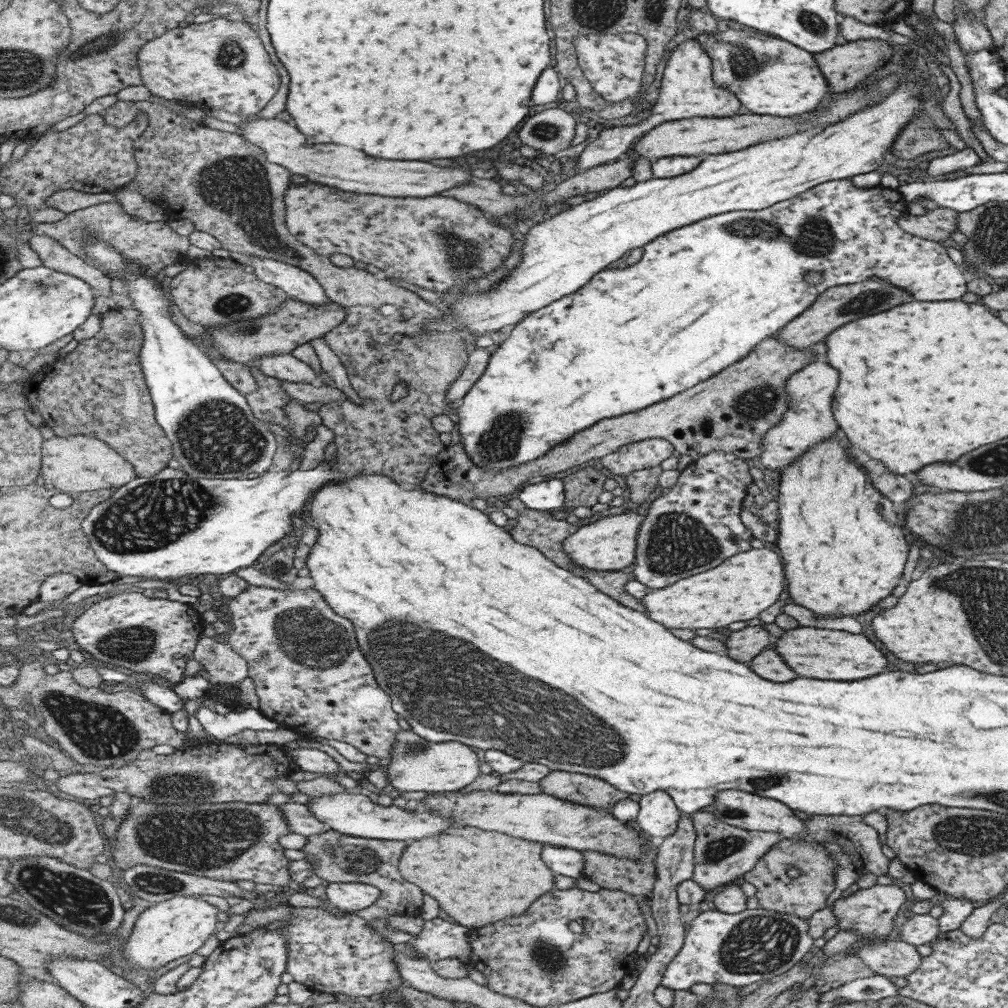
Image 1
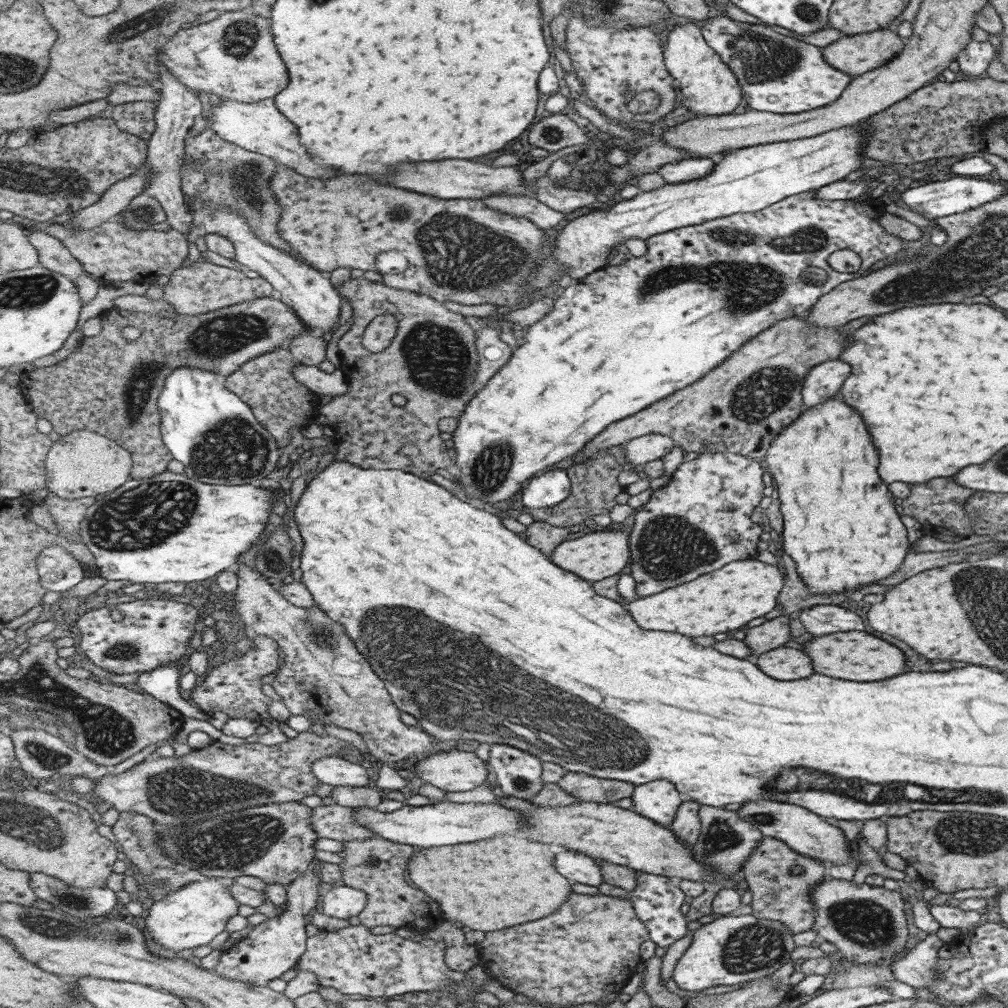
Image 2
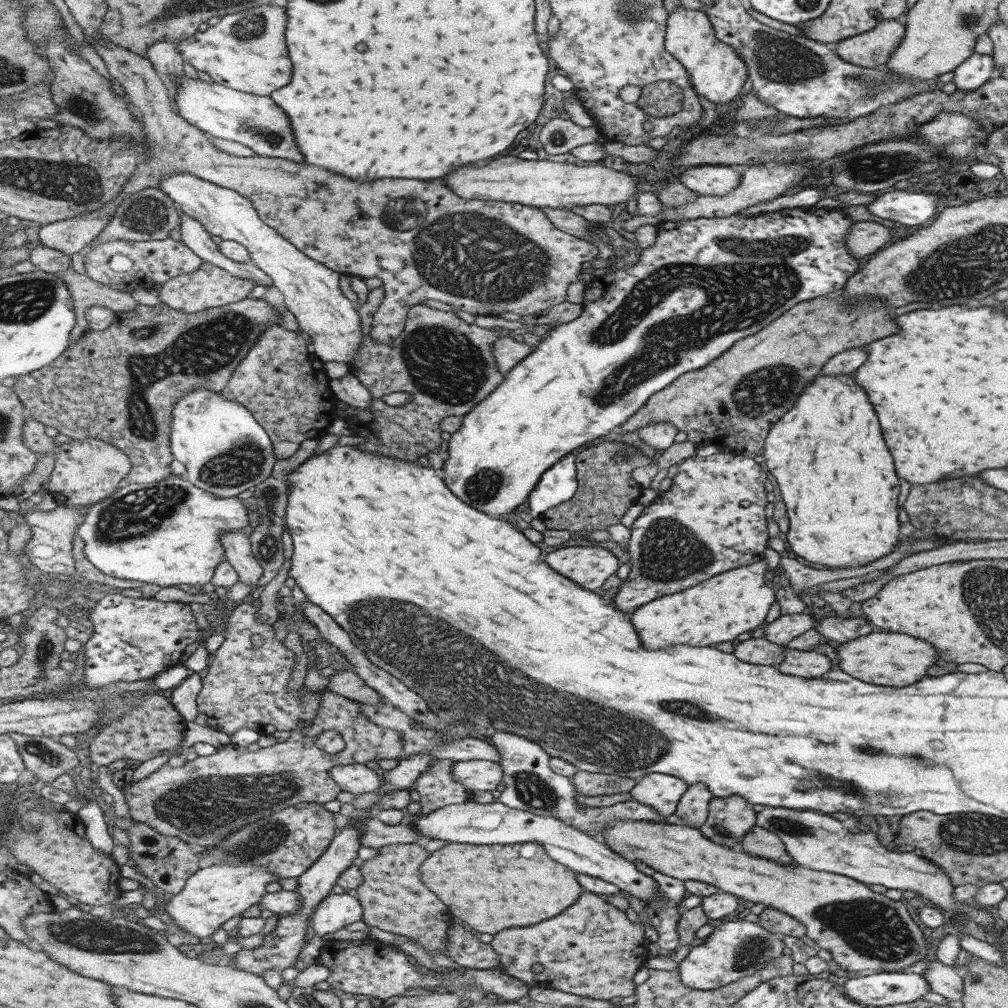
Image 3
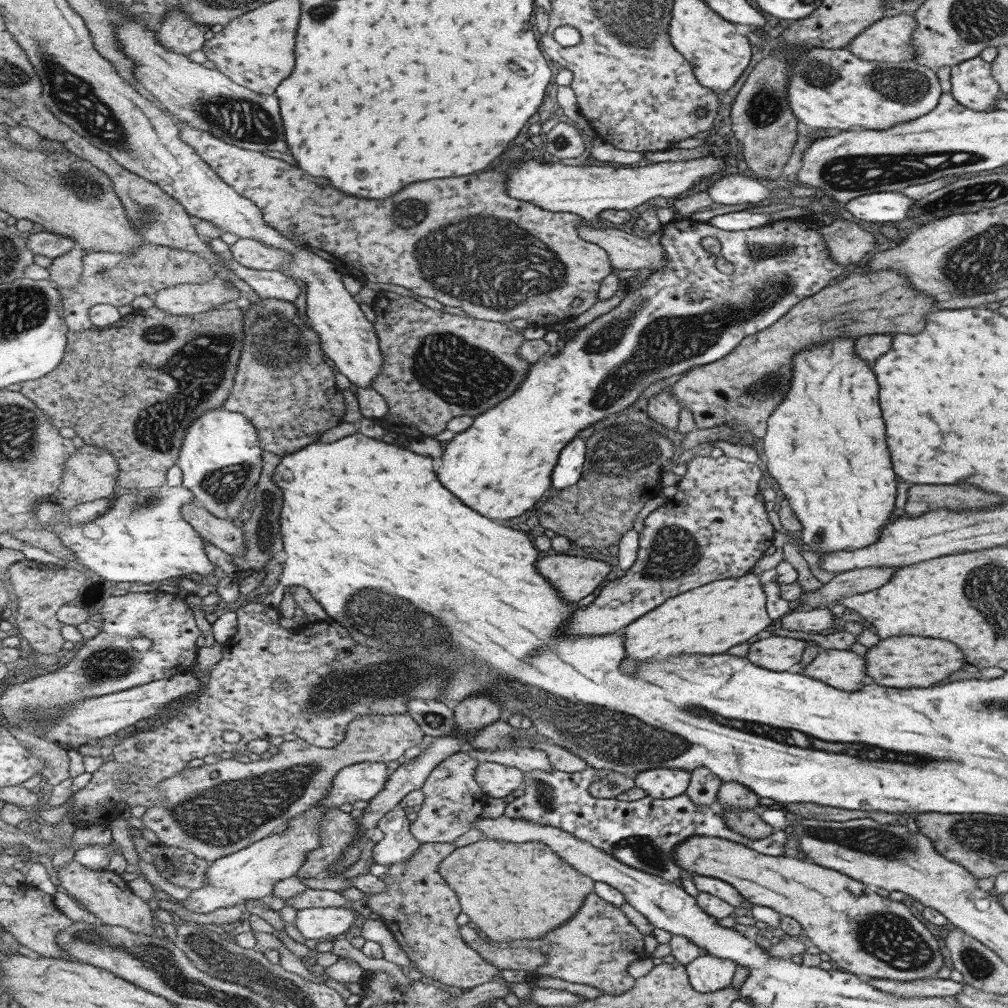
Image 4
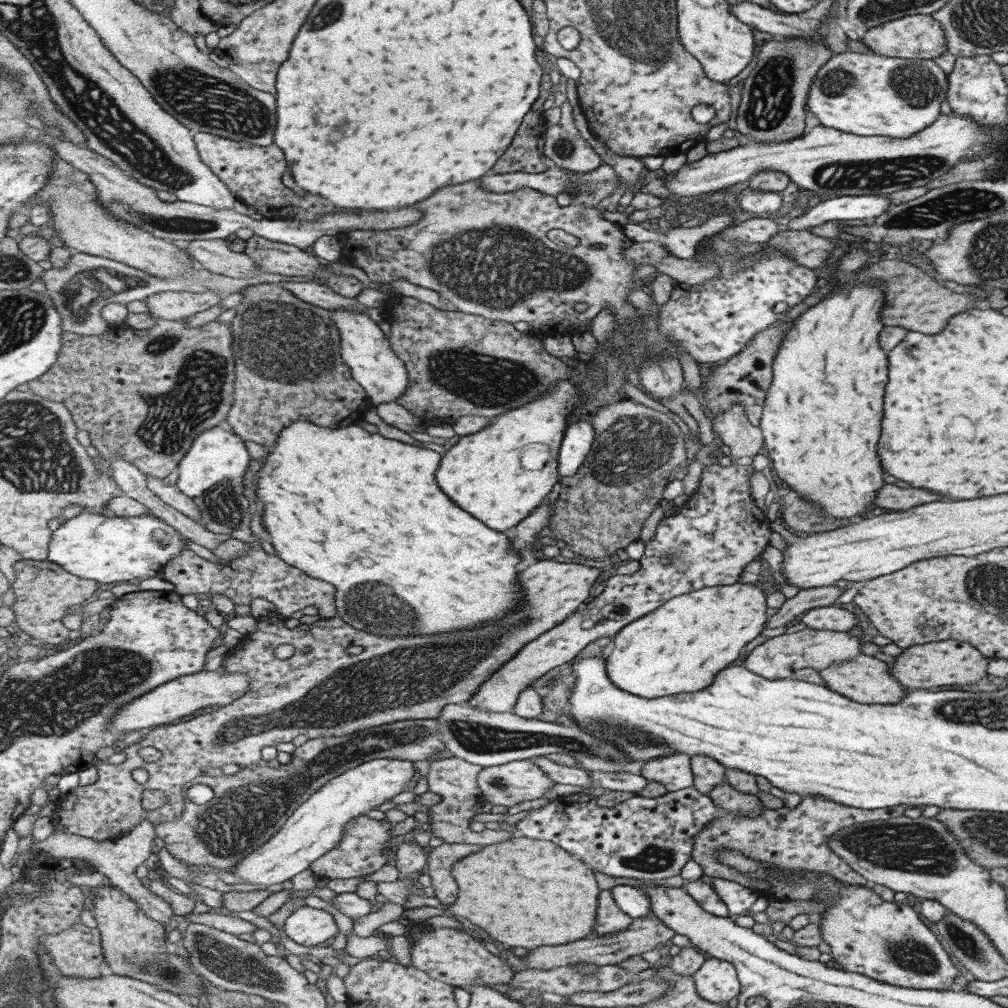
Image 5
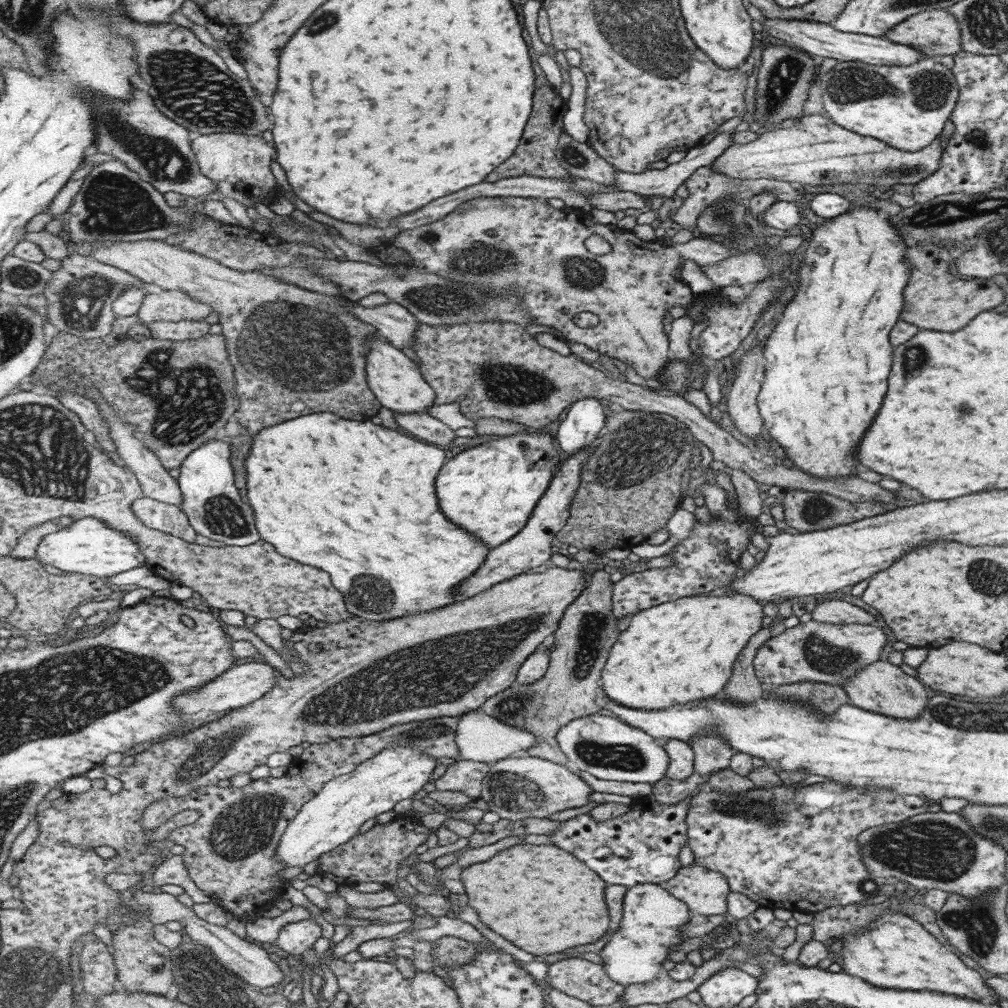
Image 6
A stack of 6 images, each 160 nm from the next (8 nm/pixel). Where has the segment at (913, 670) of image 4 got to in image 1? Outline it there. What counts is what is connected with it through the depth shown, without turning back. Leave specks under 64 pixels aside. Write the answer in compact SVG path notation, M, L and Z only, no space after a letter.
M800 626L785 630L775 642L775 653L795 671L797 677L811 676L817 680L859 680L880 673L885 668L883 654L865 636L841 630L825 630Z

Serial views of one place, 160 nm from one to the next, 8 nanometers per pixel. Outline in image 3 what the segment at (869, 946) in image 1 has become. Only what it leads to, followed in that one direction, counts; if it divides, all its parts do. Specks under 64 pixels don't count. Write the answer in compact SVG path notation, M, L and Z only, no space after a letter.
M931 959L926 964L927 969L920 975L928 984L928 990L948 1000L960 1000L962 977L957 975L954 966L943 964L937 959Z

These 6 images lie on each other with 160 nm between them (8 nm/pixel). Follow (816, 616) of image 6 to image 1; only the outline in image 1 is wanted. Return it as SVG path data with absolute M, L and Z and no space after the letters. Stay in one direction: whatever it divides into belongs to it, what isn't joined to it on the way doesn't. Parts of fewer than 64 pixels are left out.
M749 626L726 637L727 657L747 664L769 644L769 633L761 626Z

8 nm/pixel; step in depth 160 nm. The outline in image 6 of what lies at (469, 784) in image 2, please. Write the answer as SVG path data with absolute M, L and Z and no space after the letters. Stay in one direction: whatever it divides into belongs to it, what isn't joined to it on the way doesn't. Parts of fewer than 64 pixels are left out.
M527 754L525 757L509 757L491 765L482 780L480 796L491 812L496 812L501 819L520 821L530 818L546 819L550 814L579 808L589 804L589 794L594 788L587 784L572 765L557 764Z

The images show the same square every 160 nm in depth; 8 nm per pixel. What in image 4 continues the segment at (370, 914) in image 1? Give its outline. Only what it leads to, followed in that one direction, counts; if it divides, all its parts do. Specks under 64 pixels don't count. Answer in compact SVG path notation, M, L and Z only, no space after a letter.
M424 843L416 852L417 856L413 856L409 862L393 864L388 868L382 876L387 883L386 891L368 895L365 907L370 910L371 914L376 913L380 916L380 920L389 929L407 958L416 966L418 975L425 974L444 983L447 988L461 991L490 983L493 976L501 978L501 970L466 942L461 926L457 924L457 916L461 914L461 904L457 898L457 892L445 882L445 876L441 873L443 860L447 860L447 856L451 856L455 849L453 843Z

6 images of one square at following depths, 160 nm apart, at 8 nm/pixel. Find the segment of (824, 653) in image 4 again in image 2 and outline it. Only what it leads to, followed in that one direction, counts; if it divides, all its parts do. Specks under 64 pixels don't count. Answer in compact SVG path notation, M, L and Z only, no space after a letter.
M779 647L755 656L757 668L775 680L799 680L814 673L807 654L795 648Z

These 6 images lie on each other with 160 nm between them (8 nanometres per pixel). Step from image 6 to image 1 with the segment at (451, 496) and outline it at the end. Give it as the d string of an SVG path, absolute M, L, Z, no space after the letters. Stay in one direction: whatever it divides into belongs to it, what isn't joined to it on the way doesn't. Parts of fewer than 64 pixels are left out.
M850 179L831 180L761 210L731 211L710 216L707 219L698 220L697 223L678 228L677 231L669 232L667 235L659 236L659 239L653 240L644 247L644 255L639 262L599 272L585 287L569 296L564 296L561 300L556 300L541 311L531 313L514 326L510 337L494 349L486 372L473 385L463 399L463 404L457 409L458 428L468 455L475 464L492 471L517 467L530 460L543 458L559 443L565 443L566 440L574 438L574 434L585 431L602 420L629 415L689 391L695 384L703 383L711 376L718 375L719 371L744 359L761 340L774 335L790 320L800 316L806 308L810 307L815 297L829 287L863 282L871 276L877 276L893 286L906 290L915 300L959 299L966 292L965 274L949 259L943 246L907 234L899 228L896 218L901 218L906 213L905 200L896 189L880 185L864 189L856 187Z

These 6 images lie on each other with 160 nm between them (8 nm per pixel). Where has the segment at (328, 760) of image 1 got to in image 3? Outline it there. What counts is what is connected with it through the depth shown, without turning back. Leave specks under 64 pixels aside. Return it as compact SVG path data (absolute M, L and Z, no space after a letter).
M353 763L333 766L329 775L343 791L356 794L375 792L382 787L382 775L380 770L371 770L365 763Z

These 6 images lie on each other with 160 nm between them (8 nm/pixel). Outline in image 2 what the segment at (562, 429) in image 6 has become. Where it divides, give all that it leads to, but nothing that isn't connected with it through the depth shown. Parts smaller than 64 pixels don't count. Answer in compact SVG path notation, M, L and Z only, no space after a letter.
M551 469L531 478L522 490L523 505L530 509L556 507L572 494L571 477L567 469Z

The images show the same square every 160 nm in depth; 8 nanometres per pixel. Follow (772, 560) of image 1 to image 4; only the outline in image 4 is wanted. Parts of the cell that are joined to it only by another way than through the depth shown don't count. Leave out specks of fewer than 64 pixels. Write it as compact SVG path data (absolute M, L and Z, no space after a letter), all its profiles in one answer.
M751 572L735 579L715 580L714 583L705 584L703 588L695 588L691 592L685 592L674 599L669 599L662 604L662 607L655 608L642 619L631 624L624 631L626 636L627 662L625 670L631 674L635 672L633 662L637 660L665 660L681 654L725 654L725 651L732 646L746 642L757 632L767 629L770 625L769 616L765 610L765 592L759 583L759 575Z

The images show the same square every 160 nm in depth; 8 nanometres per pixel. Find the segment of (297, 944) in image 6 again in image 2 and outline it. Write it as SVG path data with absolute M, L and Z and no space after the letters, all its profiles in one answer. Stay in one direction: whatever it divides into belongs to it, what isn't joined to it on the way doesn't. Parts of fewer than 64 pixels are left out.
M336 883L322 898L322 910L331 917L353 918L367 906L367 893L345 884Z

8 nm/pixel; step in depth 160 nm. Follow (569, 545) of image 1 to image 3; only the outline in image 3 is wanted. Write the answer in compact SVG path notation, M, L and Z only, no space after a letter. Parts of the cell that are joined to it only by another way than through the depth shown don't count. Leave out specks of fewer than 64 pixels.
M596 543L593 546L572 546L551 549L545 560L549 562L553 570L564 574L569 580L573 580L575 584L581 585L581 588L590 590L601 588L620 569L619 558L611 550L602 548Z

